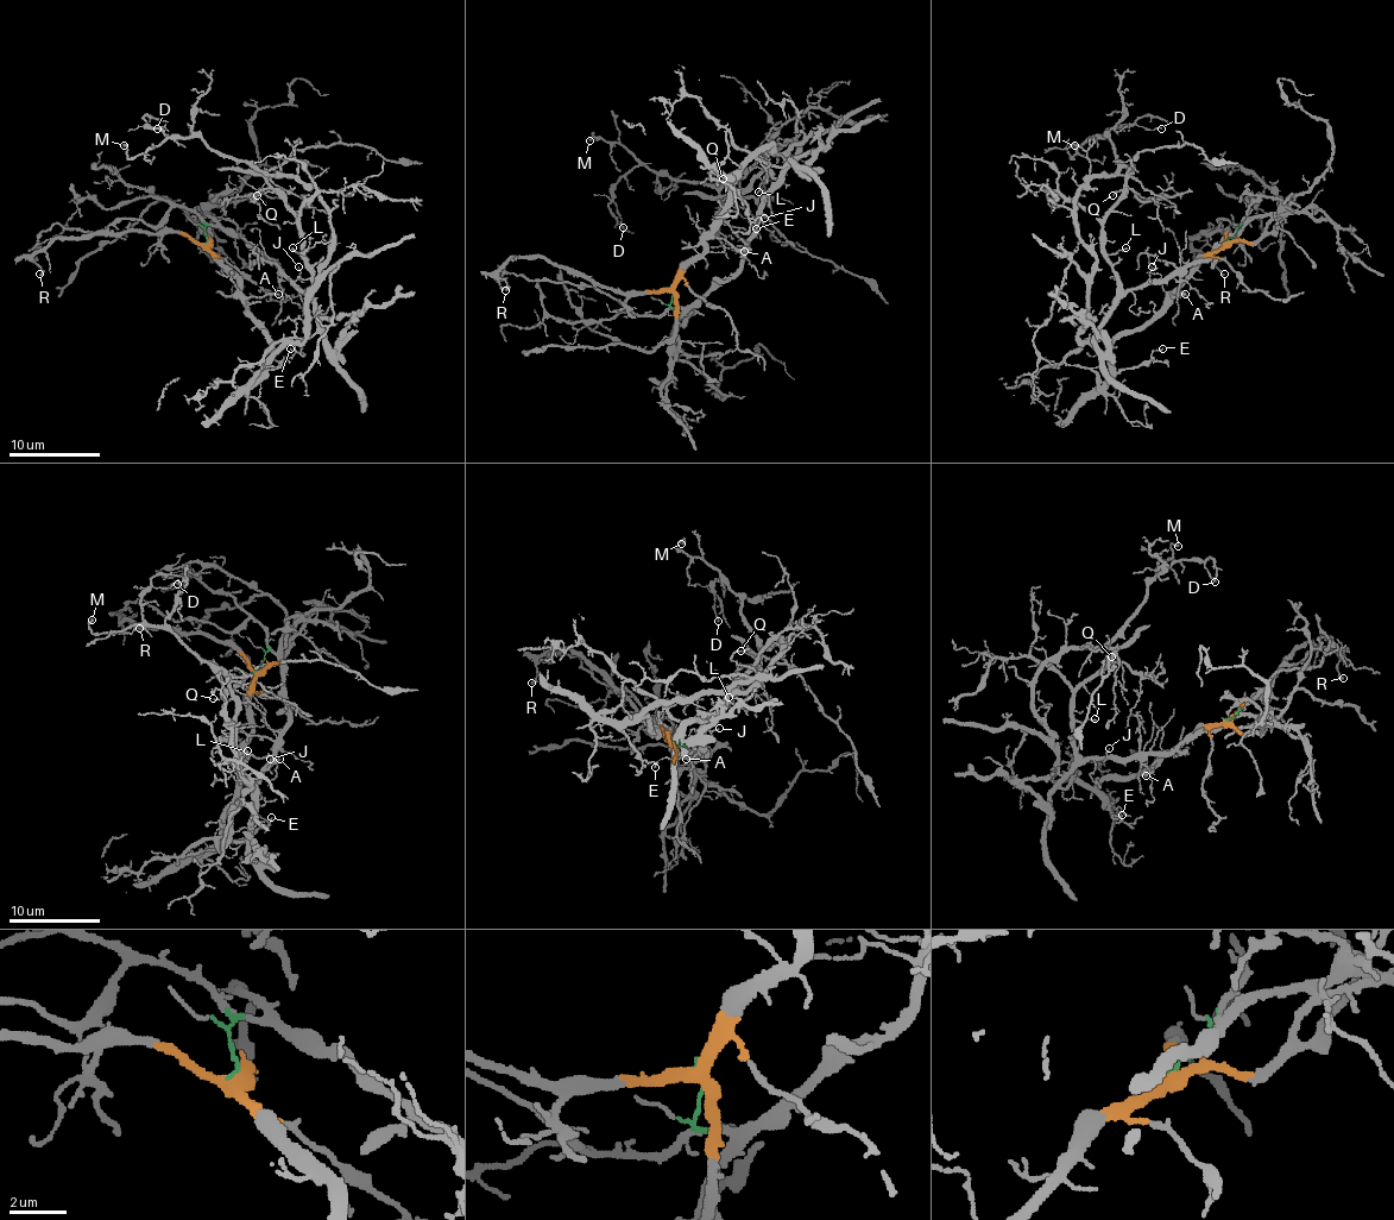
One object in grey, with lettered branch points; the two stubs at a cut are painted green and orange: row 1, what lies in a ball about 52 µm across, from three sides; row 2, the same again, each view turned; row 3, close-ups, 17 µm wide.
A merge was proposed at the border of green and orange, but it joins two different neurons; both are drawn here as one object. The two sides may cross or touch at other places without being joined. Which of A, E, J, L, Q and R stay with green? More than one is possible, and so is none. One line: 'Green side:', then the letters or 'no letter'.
Green side: J, L, Q

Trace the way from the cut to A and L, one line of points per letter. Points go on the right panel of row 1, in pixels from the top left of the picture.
A: (1224, 243), (1213, 249), (1172, 297), (1186, 295)
L: (1224, 243), (1241, 224), (1199, 263), (1186, 263), (1162, 278), (1124, 290), (1108, 258), (1127, 246)

